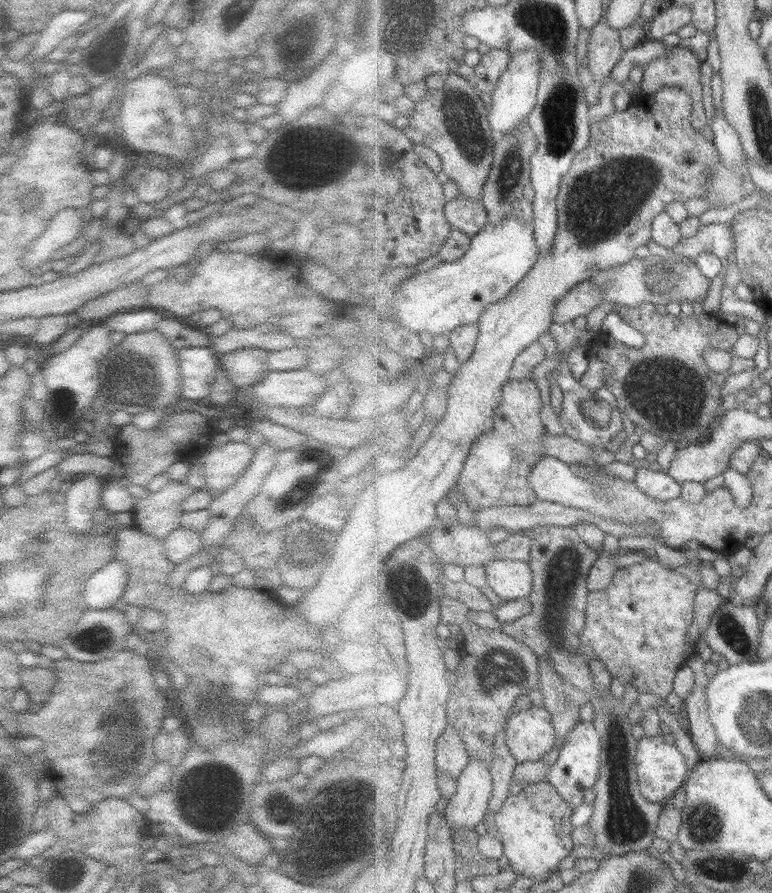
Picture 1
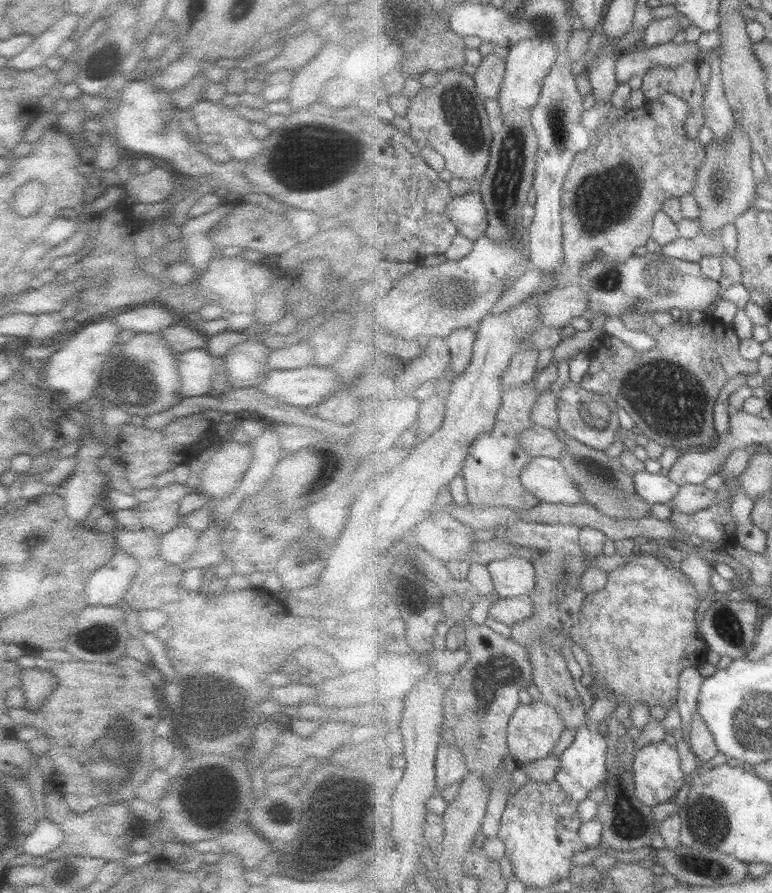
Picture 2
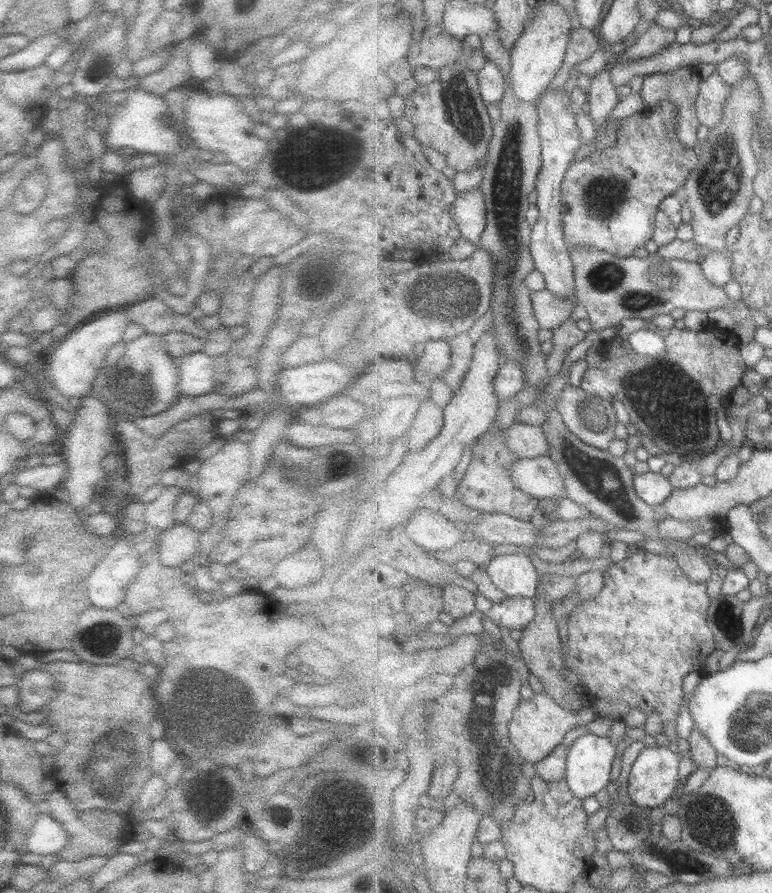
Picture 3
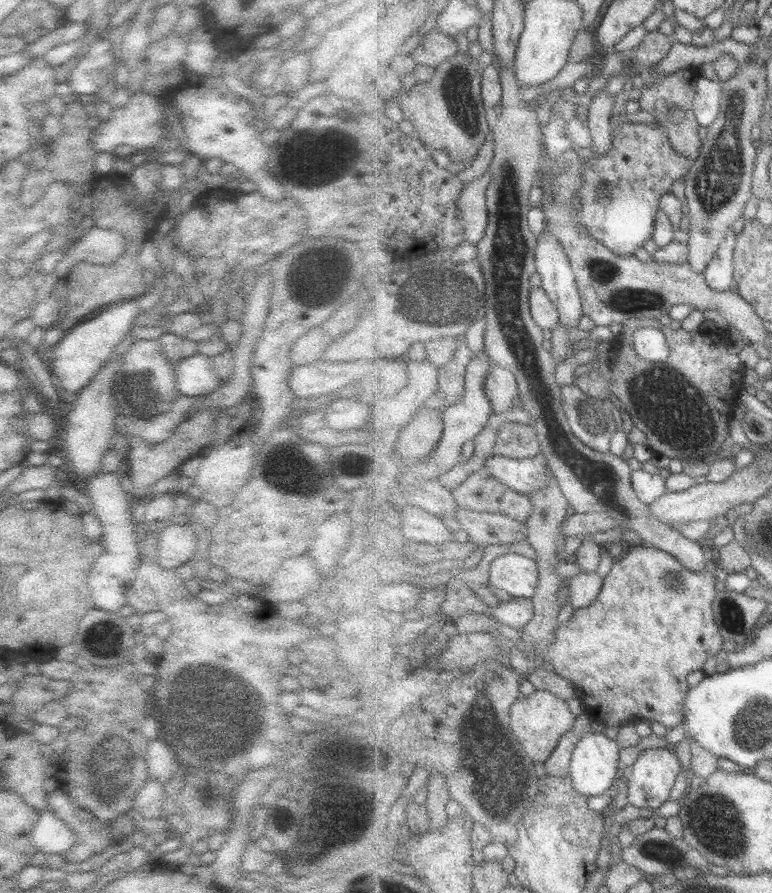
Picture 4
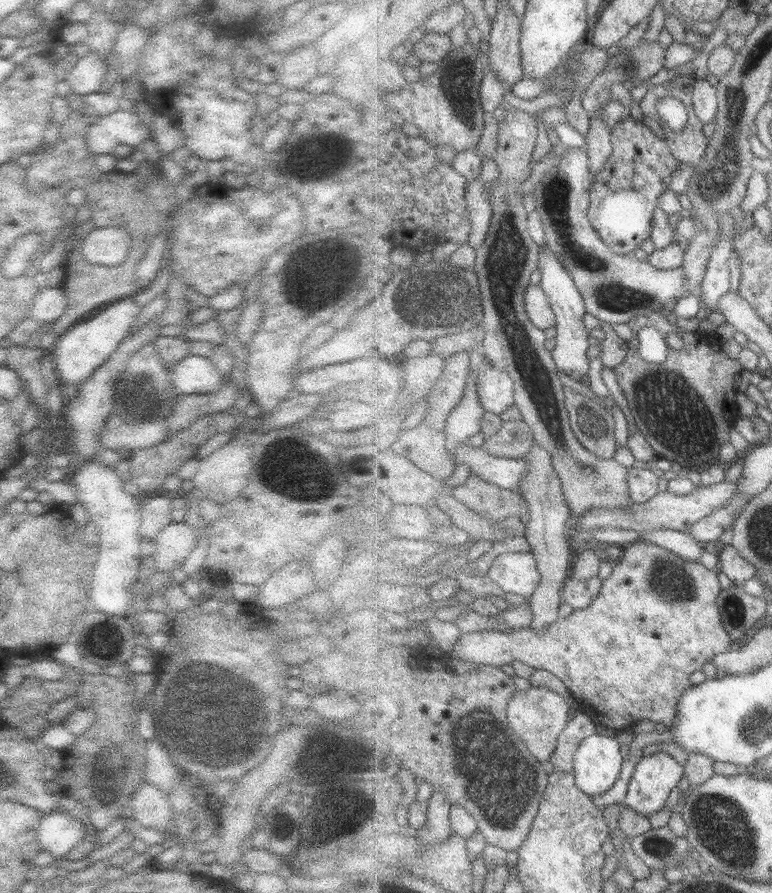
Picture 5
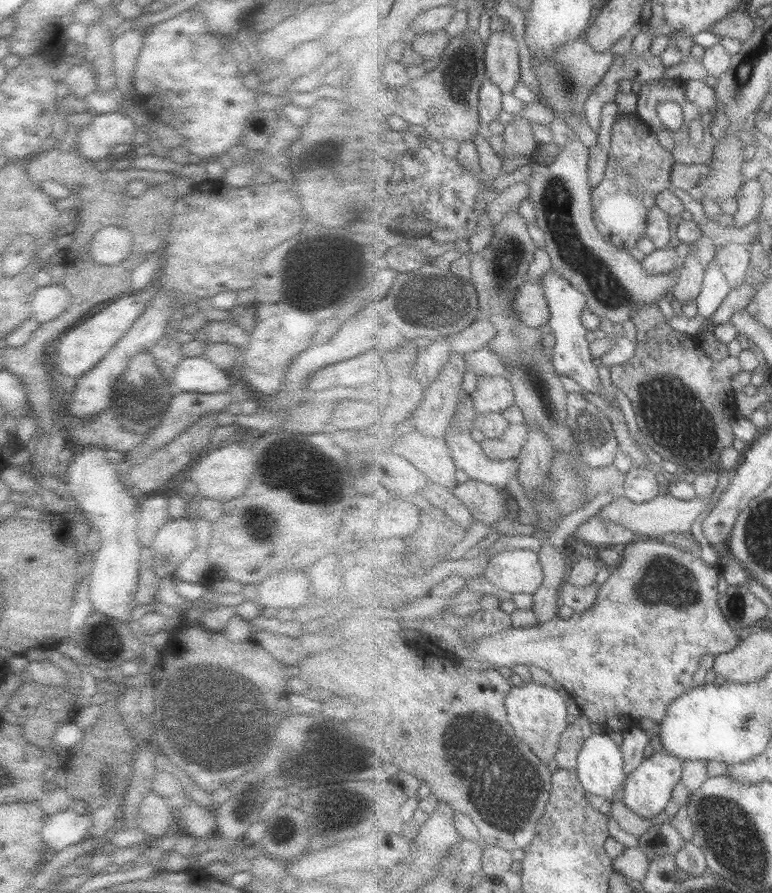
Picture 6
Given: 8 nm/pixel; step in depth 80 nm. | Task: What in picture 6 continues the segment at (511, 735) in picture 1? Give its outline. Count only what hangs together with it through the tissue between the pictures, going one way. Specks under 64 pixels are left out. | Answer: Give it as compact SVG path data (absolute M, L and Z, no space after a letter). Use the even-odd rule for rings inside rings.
M529 681L524 686L513 687L506 698L506 709L508 710L509 722L515 728L515 734L528 743L528 747L537 754L543 762L556 760L556 754L560 749L561 735L568 728L567 716L572 712L567 712L567 704L557 690L536 684Z

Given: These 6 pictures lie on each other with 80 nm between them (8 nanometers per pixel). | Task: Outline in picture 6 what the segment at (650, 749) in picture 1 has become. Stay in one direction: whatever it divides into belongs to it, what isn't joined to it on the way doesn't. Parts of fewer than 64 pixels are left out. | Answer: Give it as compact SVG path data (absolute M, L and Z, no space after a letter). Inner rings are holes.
M663 751L653 752L627 777L622 801L635 814L647 819L653 818L653 816L665 812L675 786L683 777L683 772L684 761L680 758Z

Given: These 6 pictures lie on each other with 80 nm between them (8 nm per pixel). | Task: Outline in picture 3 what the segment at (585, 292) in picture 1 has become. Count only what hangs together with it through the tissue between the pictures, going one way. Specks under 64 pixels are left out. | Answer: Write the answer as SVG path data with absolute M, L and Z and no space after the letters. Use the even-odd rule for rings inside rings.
M546 288L532 293L532 303L540 328L551 331L559 328L577 305L574 300L561 298Z

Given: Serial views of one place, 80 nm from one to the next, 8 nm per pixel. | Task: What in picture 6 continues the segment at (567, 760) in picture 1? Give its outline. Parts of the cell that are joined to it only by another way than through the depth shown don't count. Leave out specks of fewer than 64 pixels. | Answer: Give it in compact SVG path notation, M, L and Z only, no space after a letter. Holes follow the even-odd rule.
M593 733L584 742L575 768L580 783L590 796L605 796L611 803L618 801L618 792L626 785L627 775L624 769L624 754L621 745L617 744L610 733Z

